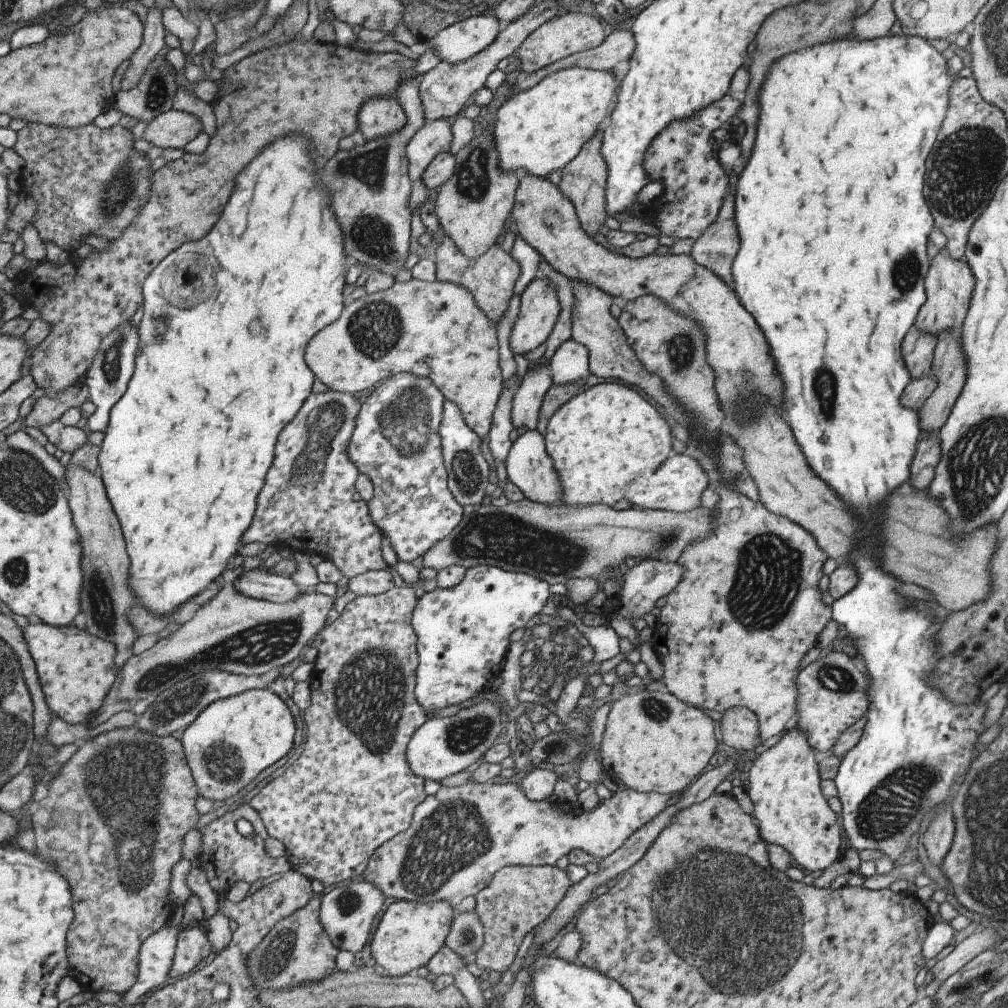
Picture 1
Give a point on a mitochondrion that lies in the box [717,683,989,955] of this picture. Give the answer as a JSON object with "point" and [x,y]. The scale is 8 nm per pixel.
{"point":[896,801]}

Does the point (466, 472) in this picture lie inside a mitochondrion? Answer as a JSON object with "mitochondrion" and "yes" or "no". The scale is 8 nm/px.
{"mitochondrion":"yes"}

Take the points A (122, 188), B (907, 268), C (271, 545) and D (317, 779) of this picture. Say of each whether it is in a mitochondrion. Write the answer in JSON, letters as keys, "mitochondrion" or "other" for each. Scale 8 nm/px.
{"A":"mitochondrion","B":"mitochondrion","C":"other","D":"other"}

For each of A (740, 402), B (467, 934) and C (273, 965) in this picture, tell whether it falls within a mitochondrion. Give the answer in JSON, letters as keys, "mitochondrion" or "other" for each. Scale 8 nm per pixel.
{"A":"mitochondrion","B":"mitochondrion","C":"mitochondrion"}

